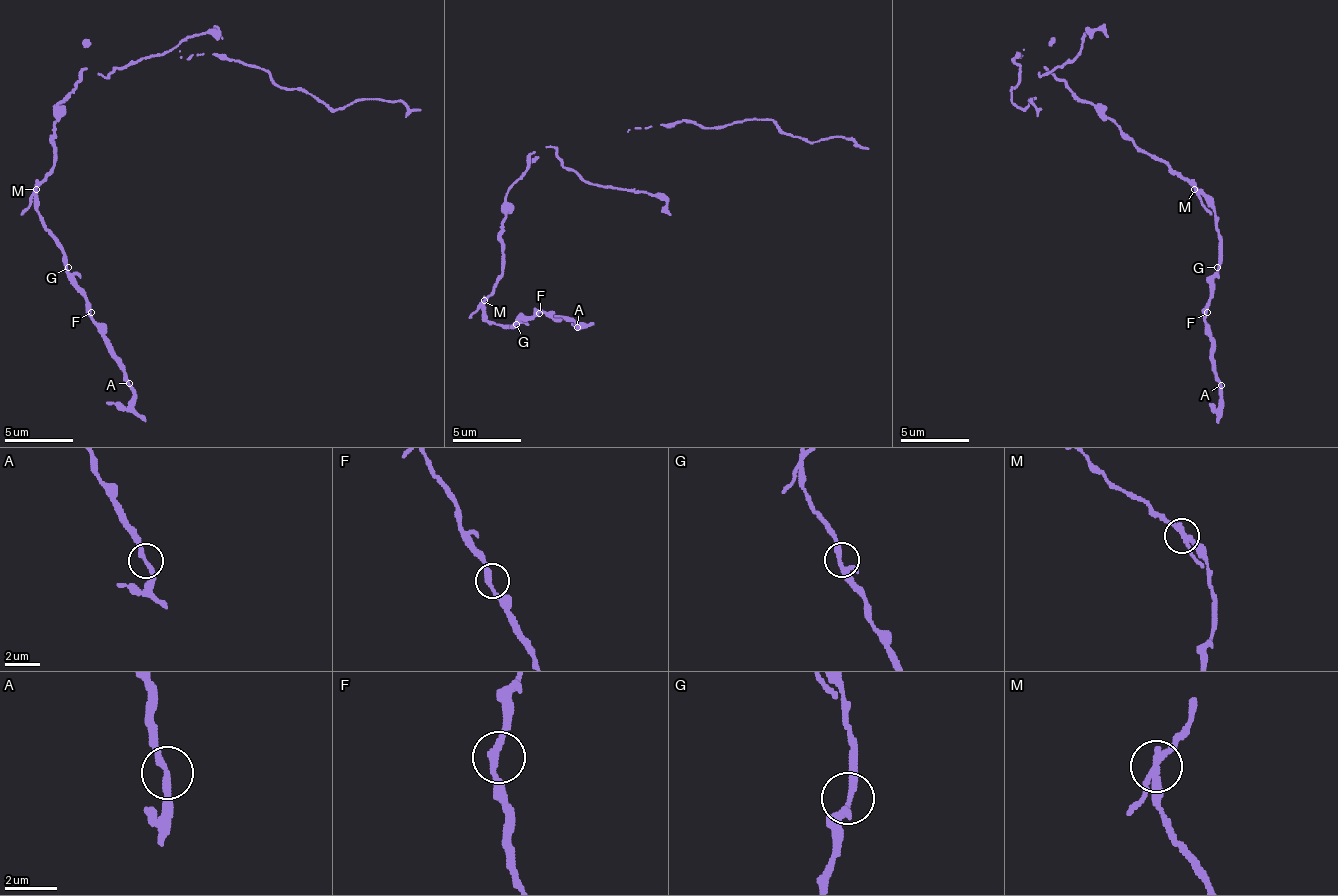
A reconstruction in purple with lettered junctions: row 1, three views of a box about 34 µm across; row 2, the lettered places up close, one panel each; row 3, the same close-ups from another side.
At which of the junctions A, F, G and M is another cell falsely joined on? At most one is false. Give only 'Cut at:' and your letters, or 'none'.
Cut at: M

